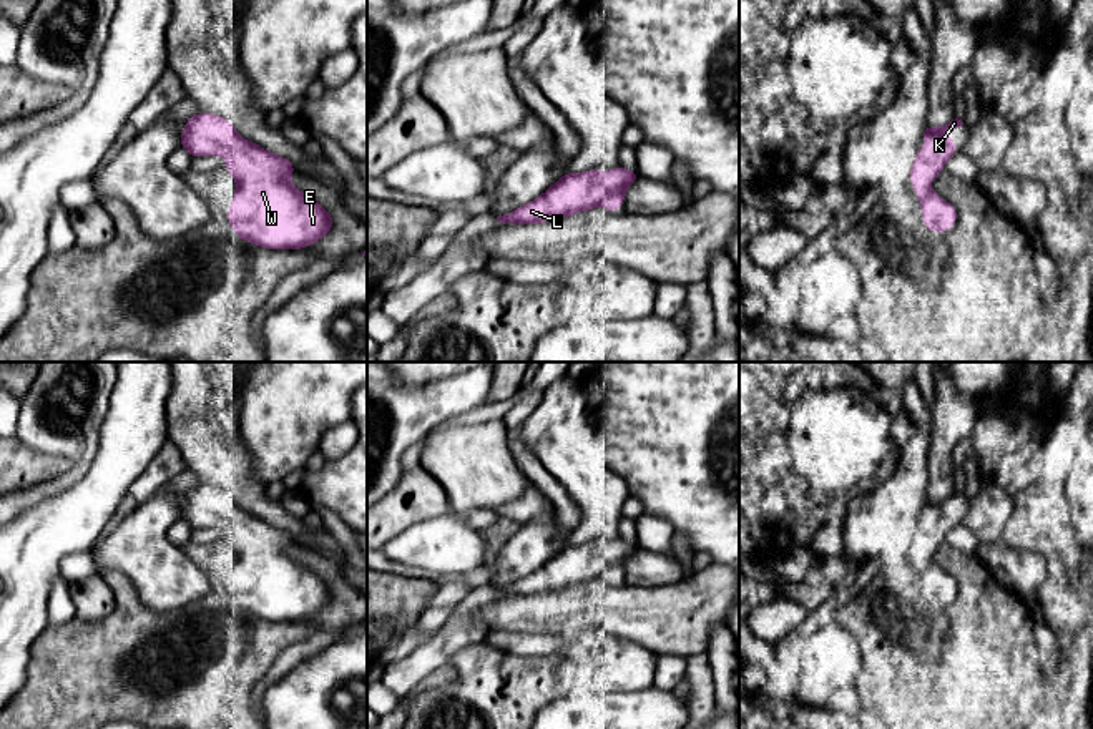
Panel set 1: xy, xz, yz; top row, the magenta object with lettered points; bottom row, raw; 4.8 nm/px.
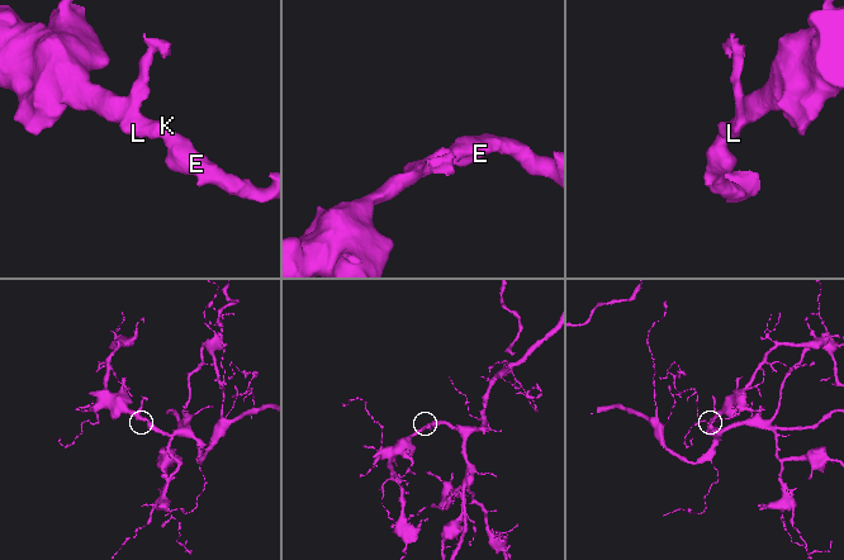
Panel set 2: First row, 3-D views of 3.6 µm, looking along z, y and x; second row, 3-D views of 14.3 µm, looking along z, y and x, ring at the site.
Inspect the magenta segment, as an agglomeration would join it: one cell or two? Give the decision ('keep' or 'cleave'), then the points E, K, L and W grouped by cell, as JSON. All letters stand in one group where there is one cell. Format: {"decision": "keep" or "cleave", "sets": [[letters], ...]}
{"decision": "keep", "sets": [["E", "K", "L", "W"]]}

